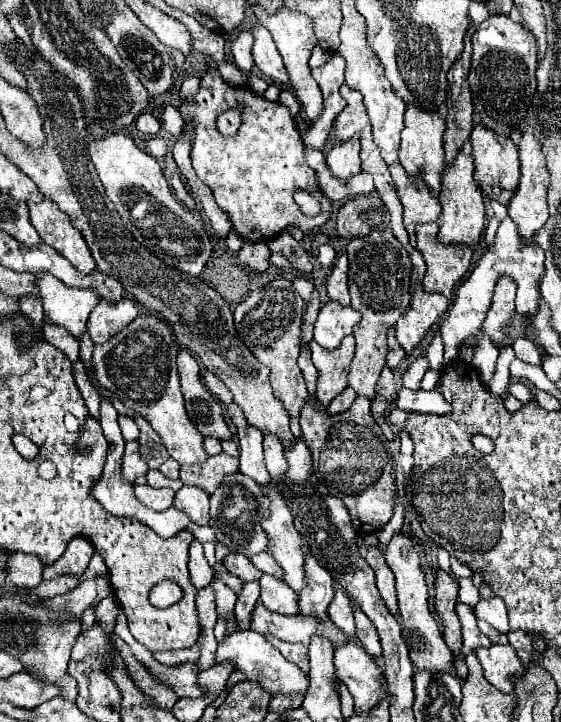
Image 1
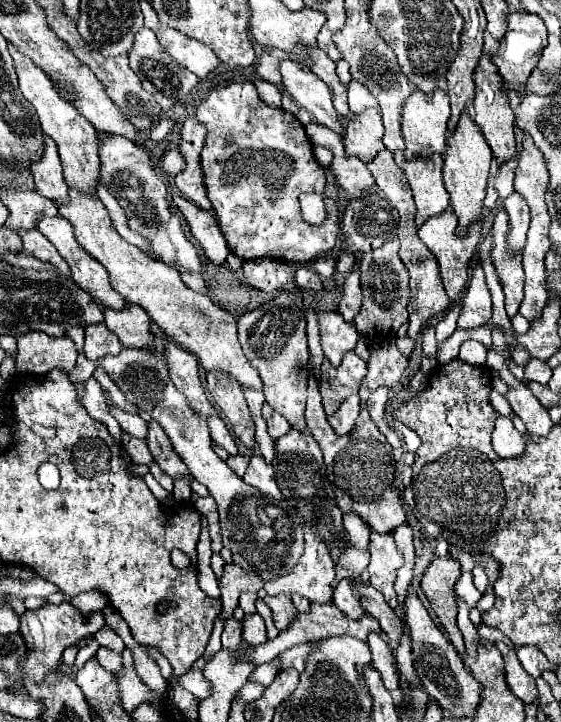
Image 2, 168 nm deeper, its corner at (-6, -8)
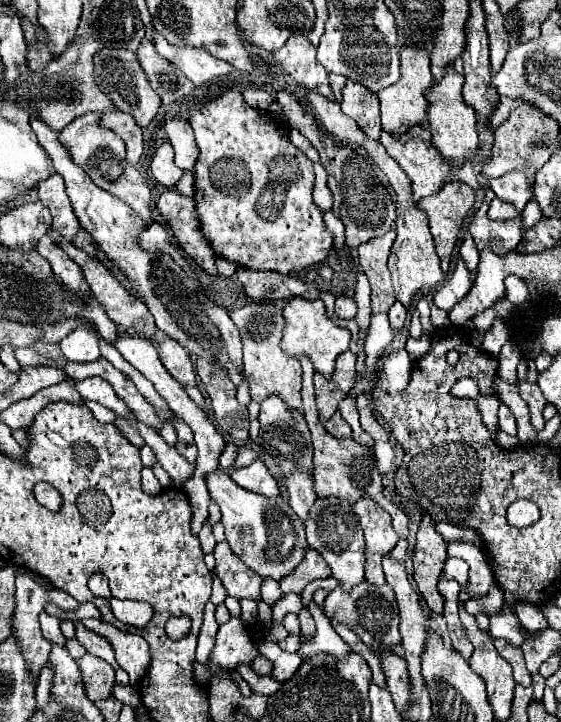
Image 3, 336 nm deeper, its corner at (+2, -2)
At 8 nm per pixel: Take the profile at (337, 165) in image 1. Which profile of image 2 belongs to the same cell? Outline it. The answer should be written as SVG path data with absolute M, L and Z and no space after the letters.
M366 109L358 115L350 115L344 147L346 153L356 155L364 163L372 161L372 157L384 149L380 111Z

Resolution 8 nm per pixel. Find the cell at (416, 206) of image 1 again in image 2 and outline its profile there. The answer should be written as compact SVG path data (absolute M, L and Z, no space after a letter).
M402 151L394 153L394 161L398 167L404 169L406 179L412 187L414 201L416 201L416 225L420 227L432 215L440 215L448 209L448 191L442 183L442 155L432 157L418 157L406 161Z

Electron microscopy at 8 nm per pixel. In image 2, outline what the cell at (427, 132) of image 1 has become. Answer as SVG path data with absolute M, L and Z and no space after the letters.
M436 89L432 95L426 95L422 91L412 91L412 95L402 105L402 135L406 143L406 157L424 157L432 153L444 153L446 149L446 123L450 119L450 99L446 91Z

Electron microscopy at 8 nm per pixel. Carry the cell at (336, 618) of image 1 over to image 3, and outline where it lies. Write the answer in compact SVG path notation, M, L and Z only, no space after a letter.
M336 497L316 499L316 503L310 509L310 519L306 523L306 541L326 559L326 563L332 569L332 577L340 581L340 587L350 591L352 587L364 581L364 561L366 561L364 535L356 519L356 513L352 511L352 505L348 501Z

